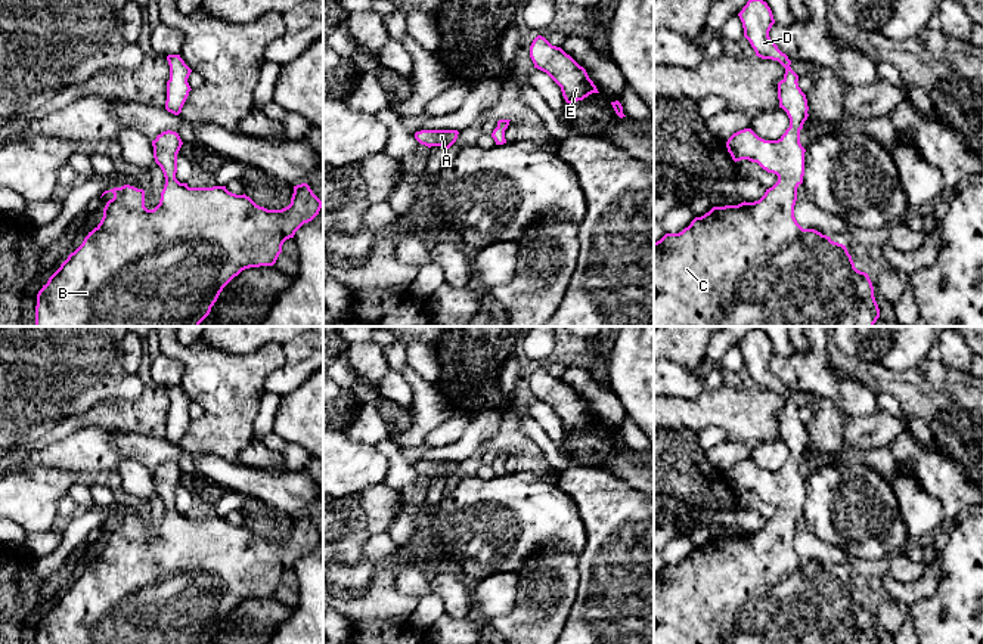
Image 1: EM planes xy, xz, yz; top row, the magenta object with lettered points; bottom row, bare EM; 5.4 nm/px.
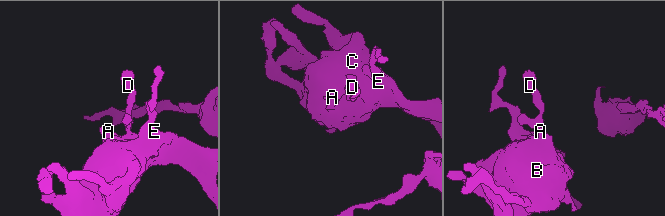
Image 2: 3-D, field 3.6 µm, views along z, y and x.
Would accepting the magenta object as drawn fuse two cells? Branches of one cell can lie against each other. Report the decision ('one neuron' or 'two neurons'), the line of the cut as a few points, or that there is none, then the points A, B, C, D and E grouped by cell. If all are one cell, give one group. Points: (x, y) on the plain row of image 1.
one neuron; no cut; A B C D E

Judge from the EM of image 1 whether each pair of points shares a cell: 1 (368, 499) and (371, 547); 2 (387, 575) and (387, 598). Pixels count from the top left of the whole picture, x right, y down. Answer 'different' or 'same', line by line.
1: different
2: same

